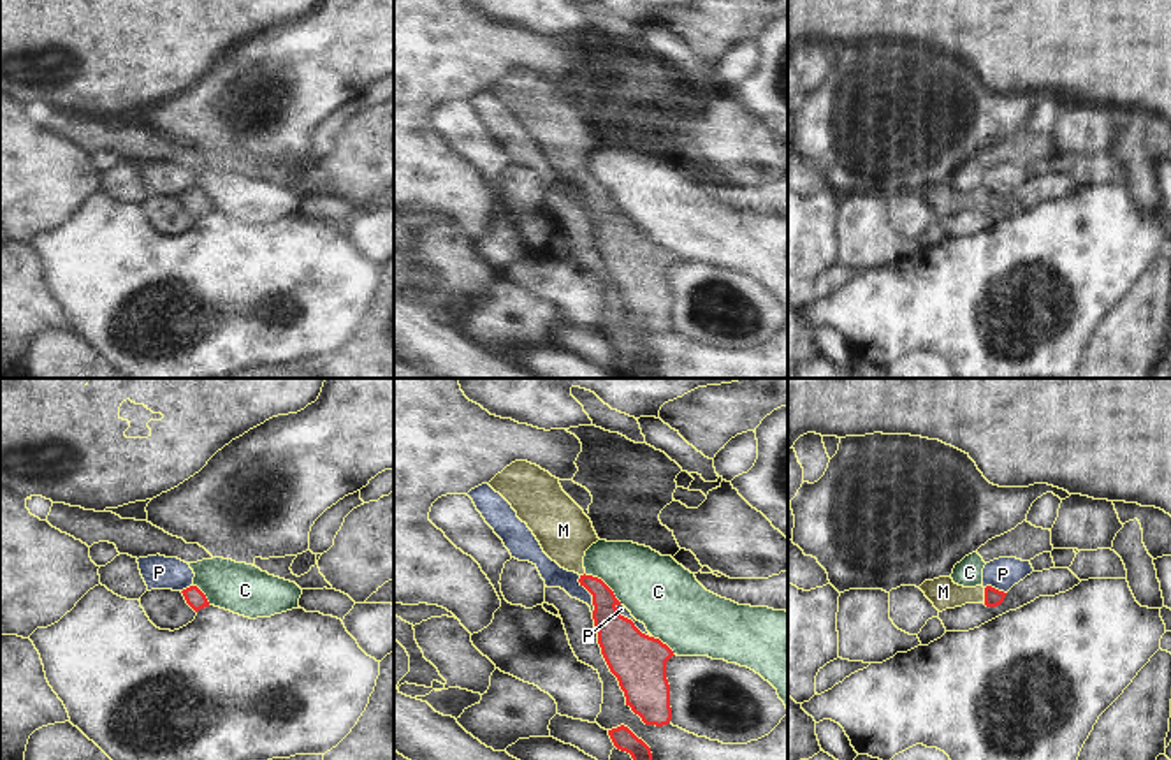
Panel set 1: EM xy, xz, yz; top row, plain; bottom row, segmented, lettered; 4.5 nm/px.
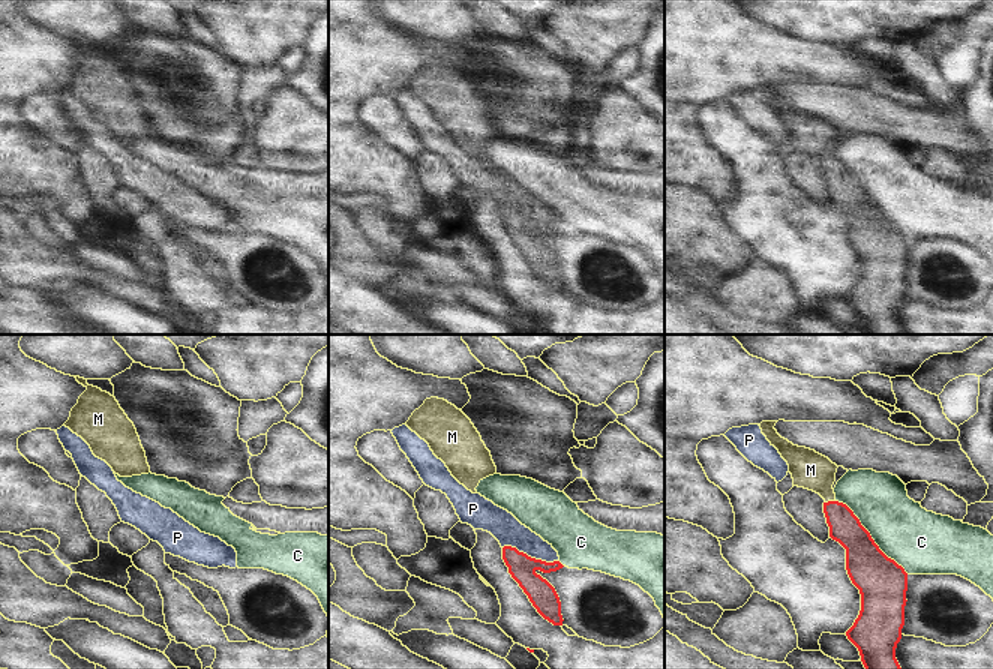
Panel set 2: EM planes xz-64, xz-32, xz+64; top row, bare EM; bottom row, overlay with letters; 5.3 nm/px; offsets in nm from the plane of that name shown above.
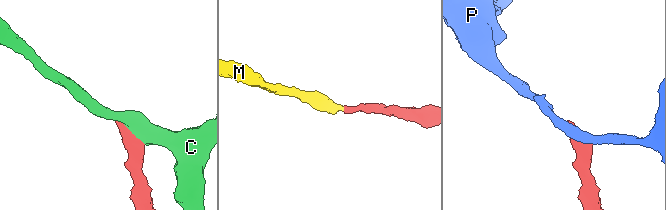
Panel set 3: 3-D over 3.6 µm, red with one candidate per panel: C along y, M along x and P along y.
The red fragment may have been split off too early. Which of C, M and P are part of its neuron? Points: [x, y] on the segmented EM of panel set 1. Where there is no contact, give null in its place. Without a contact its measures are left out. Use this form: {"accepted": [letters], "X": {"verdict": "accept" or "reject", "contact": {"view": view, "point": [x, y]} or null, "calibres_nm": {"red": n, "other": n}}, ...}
{"accepted": ["M"], "C": {"verdict": "reject", "contact": {"view": "xz", "point": [605, 584]}, "calibres_nm": {"red": 190, "other": 320}}, "M": {"verdict": "accept", "contact": {"view": "yz", "point": [985, 595]}, "calibres_nm": {"red": 80, "other": 140}}, "P": {"verdict": "reject", "contact": {"view": "xz", "point": [632, 621]}, "calibres_nm": {"red": 260, "other": 50}}}

